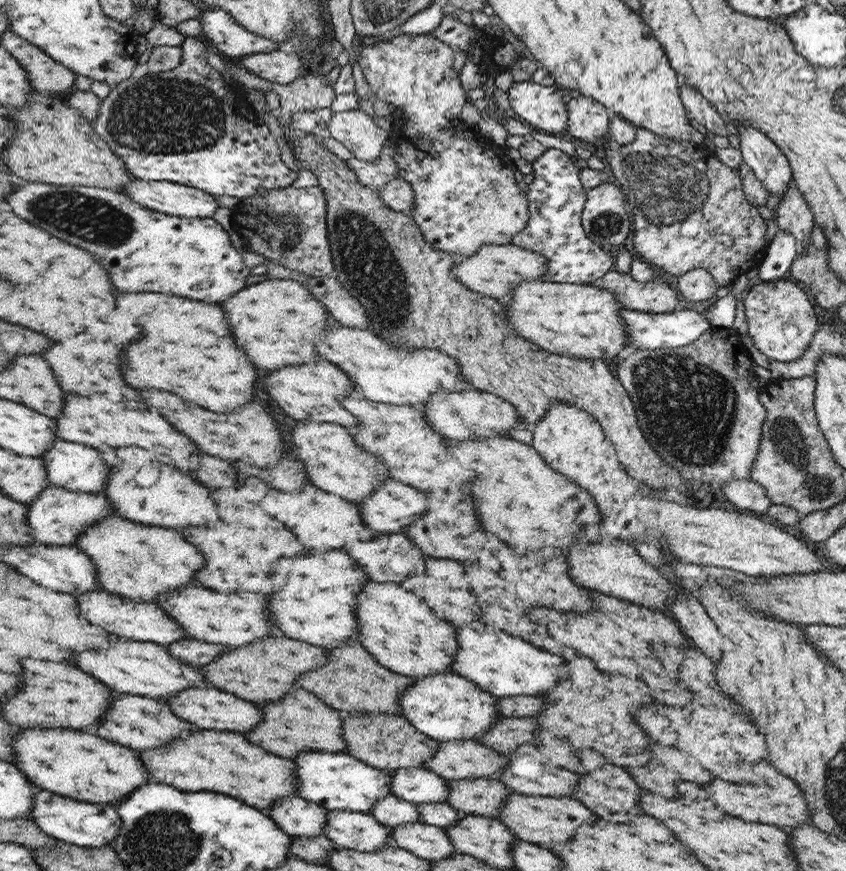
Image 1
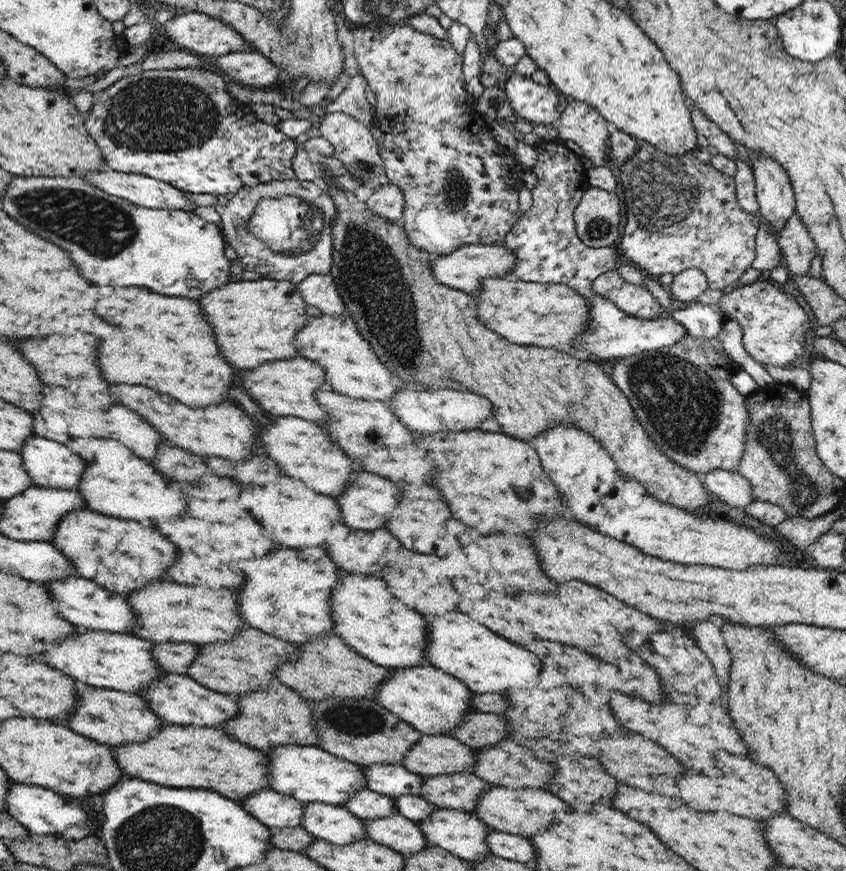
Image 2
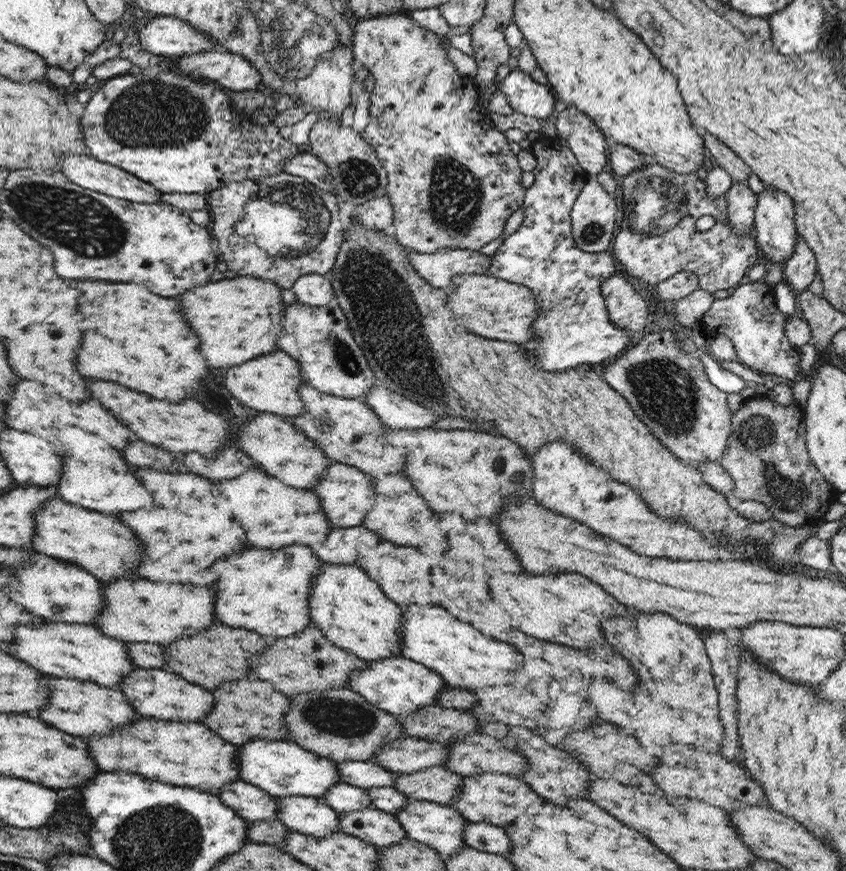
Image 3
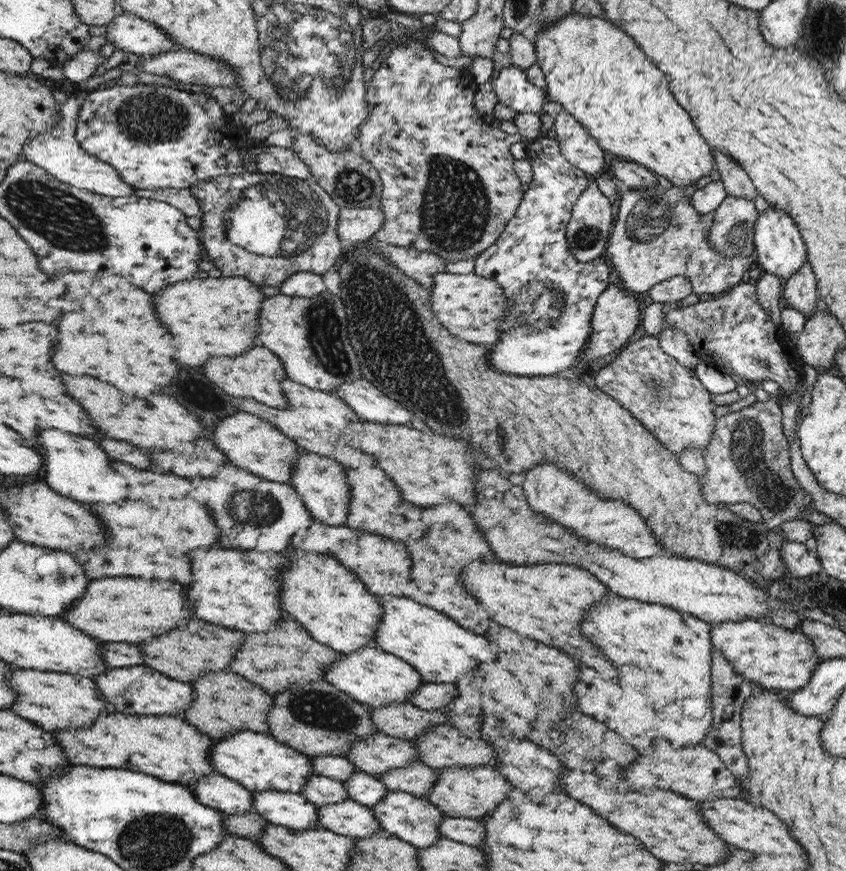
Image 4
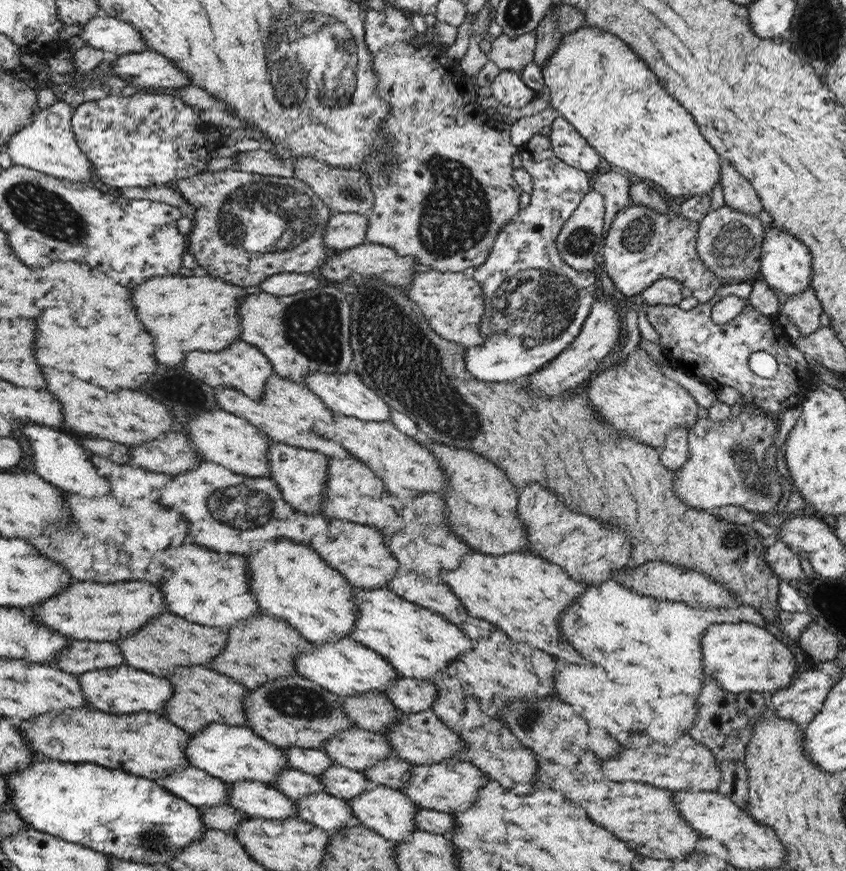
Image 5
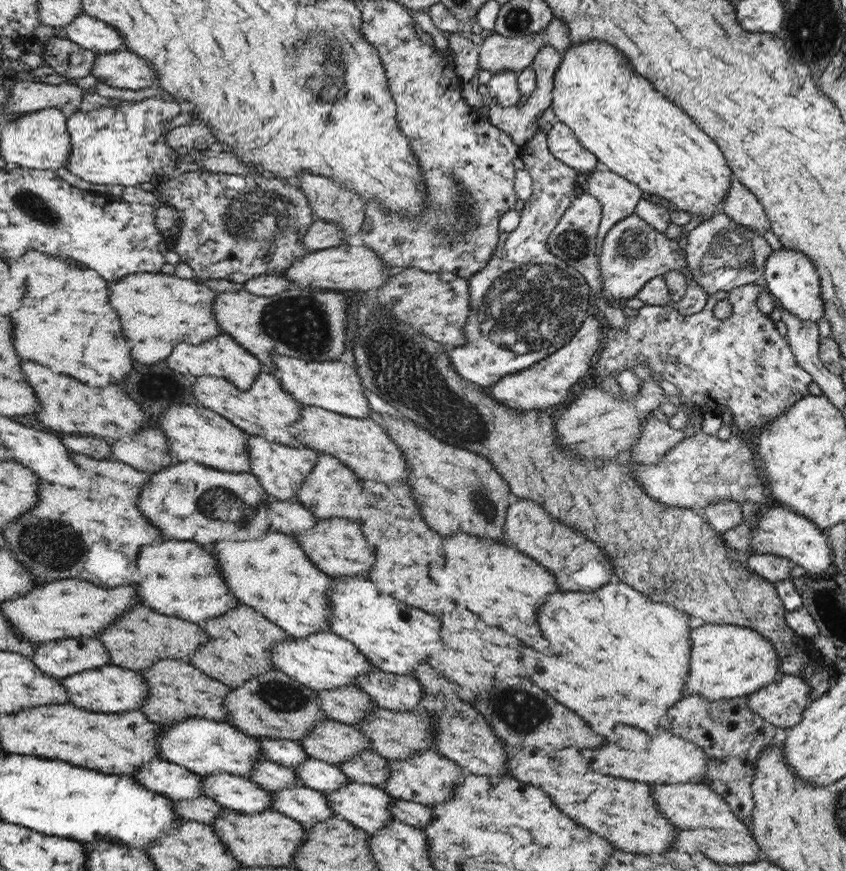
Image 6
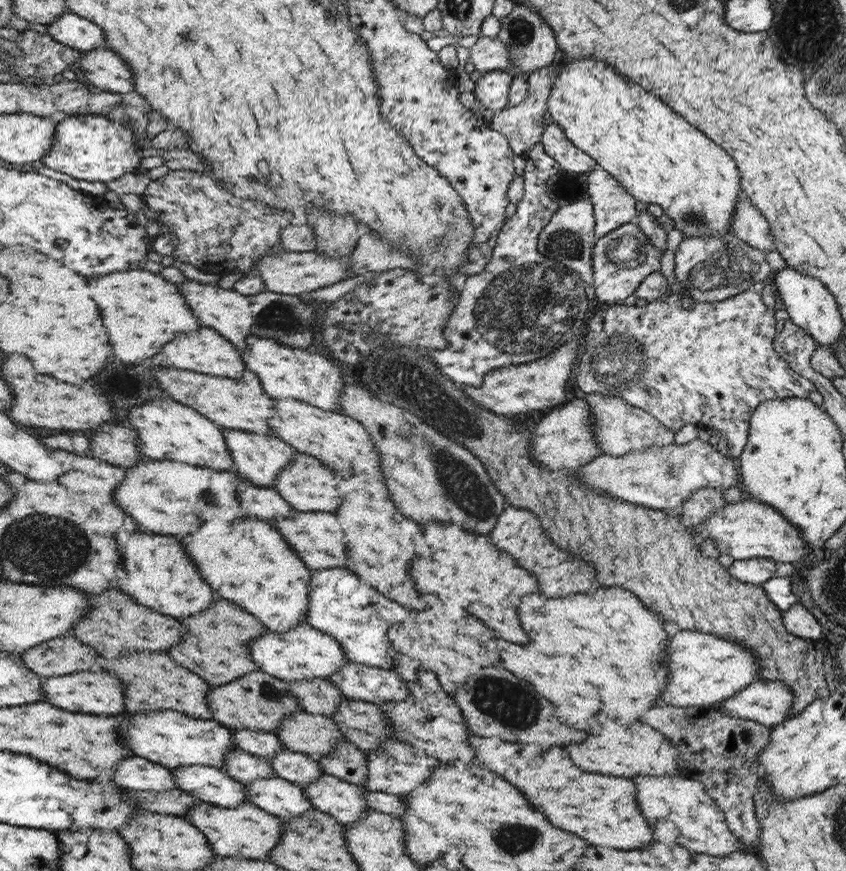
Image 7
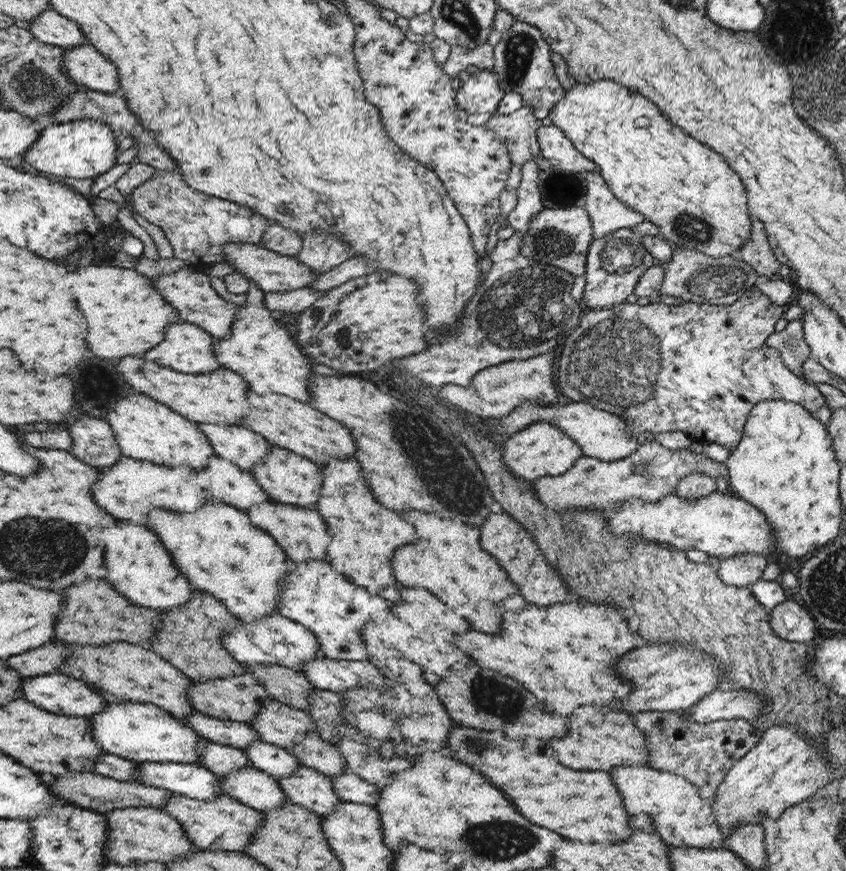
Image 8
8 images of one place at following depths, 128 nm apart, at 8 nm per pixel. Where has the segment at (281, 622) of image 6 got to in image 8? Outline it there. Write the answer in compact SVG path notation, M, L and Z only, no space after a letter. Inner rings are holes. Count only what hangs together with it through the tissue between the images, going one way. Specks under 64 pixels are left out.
M208 501L195 512L158 510L156 514L149 516L151 520L145 524L145 528L154 530L158 538L162 538L162 543L166 542L166 550L172 556L174 564L196 590L221 599L240 622L257 622L258 618L281 613L281 593L285 592L282 586L285 586L286 577L290 574L289 558L281 550L277 540L269 532L256 526L244 511Z

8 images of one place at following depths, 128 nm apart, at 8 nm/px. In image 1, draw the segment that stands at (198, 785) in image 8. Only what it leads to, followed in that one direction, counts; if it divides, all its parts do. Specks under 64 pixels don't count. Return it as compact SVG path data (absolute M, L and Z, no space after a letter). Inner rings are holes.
M326 810L322 835L337 844L337 848L374 852L393 846L390 829L372 814L349 810Z

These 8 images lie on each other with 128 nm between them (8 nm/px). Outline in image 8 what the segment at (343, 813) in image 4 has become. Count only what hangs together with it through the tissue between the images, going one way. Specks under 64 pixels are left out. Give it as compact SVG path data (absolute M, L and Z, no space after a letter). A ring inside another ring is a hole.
M240 768L219 778L224 795L229 795L257 811L278 809L280 805L290 802L277 778L256 768Z

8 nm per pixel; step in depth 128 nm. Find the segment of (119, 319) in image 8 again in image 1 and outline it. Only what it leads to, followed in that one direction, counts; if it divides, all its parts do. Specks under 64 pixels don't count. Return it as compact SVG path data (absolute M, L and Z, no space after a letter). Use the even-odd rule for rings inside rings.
M266 279L246 286L230 302L222 302L220 306L230 314L234 342L254 358L254 366L276 370L286 364L305 365L321 359L320 355L316 356L318 350L314 350L314 344L318 344L322 330L330 327L327 325L330 312L305 284L292 279Z

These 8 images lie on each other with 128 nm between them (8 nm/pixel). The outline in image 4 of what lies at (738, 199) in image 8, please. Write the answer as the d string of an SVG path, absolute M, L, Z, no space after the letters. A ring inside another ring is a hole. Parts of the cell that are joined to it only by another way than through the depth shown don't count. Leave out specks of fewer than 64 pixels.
M569 12L552 27L539 30L532 49L545 77L547 100L558 102L564 111L572 114L585 126L594 141L612 154L613 158L626 158L630 162L642 164L657 177L666 178L667 185L678 188L696 184L700 178L712 172L715 158L711 146L702 139L688 112L676 104L668 90L666 76L644 56L644 52L632 42L630 36L622 34L622 30L614 28L606 20Z

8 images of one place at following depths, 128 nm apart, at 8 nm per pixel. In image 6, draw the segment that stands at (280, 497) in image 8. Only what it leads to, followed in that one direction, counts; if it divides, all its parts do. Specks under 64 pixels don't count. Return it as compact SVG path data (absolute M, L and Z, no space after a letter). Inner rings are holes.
M318 454L317 466L298 491L298 504L316 518L342 516L340 496L358 477L340 458Z

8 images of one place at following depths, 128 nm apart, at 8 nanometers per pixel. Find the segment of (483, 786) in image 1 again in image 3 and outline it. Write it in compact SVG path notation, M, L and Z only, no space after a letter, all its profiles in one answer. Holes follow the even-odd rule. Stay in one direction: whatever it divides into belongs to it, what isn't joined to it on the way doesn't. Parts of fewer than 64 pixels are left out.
M434 766L413 773L394 773L394 788L411 800L426 800L450 806L460 795L463 776Z

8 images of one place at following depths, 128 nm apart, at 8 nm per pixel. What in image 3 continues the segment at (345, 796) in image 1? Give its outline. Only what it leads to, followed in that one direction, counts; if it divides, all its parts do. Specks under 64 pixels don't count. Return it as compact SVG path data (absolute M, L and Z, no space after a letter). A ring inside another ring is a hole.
M254 739L239 746L237 766L240 767L242 781L268 792L273 797L303 796L320 798L326 796L330 788L343 780L336 762L314 754L298 743Z

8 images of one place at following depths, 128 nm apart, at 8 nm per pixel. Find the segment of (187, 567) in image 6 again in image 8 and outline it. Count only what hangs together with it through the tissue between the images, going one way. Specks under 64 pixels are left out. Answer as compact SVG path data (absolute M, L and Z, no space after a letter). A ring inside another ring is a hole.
M118 519L113 526L101 530L101 538L106 544L104 555L106 578L133 604L158 611L178 608L194 598L193 584L189 582L180 568L174 564L164 543L158 542L158 536L145 526L134 526L128 520ZM138 528L138 530L136 530Z

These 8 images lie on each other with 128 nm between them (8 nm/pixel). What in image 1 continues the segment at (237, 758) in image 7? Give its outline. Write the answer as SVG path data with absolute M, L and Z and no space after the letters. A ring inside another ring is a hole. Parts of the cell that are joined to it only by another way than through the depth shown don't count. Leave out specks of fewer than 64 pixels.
M386 795L374 803L371 814L388 828L398 827L404 824L420 822L418 818L418 806L407 800L396 798L394 795Z

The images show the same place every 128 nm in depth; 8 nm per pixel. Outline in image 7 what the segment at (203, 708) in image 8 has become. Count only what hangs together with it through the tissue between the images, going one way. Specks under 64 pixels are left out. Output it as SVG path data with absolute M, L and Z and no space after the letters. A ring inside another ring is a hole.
M261 670L241 676L236 681L213 686L210 689L209 706L213 710L213 719L224 727L236 729L254 729L274 733L282 728L282 719L302 710L298 698L294 698L293 688L288 681L274 678Z

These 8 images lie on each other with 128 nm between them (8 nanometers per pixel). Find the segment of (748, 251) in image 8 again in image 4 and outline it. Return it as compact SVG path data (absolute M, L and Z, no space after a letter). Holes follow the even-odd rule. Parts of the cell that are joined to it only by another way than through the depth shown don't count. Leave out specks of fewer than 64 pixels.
M711 146L714 155L716 170L720 172L724 190L727 196L736 196L736 198L746 198L754 200L757 196L757 190L746 170L742 168L731 156L720 153Z

